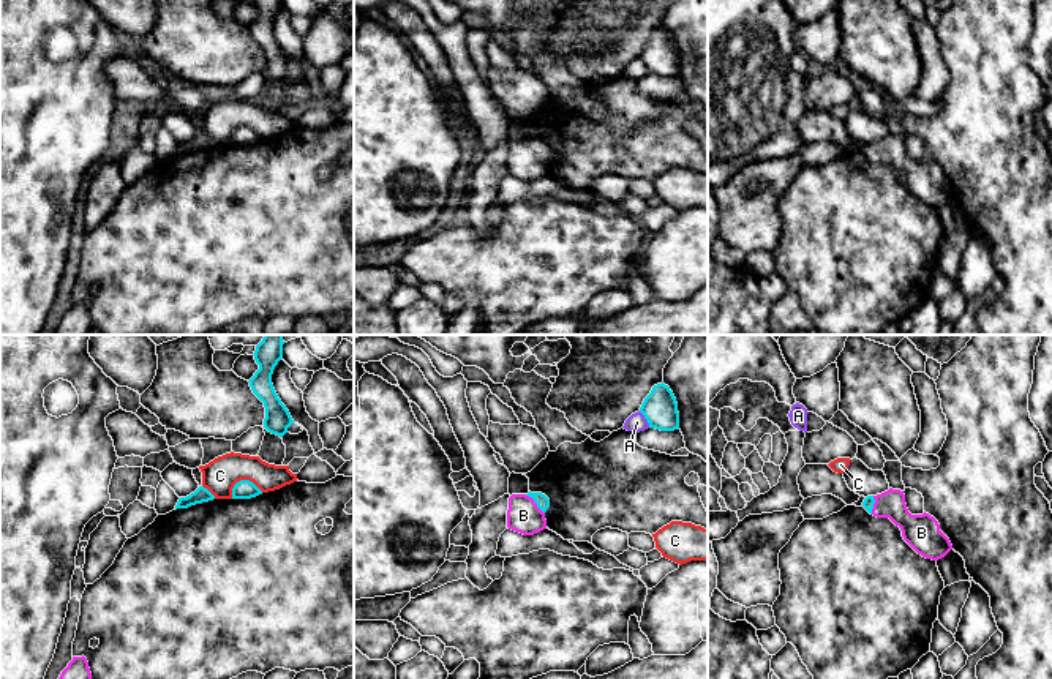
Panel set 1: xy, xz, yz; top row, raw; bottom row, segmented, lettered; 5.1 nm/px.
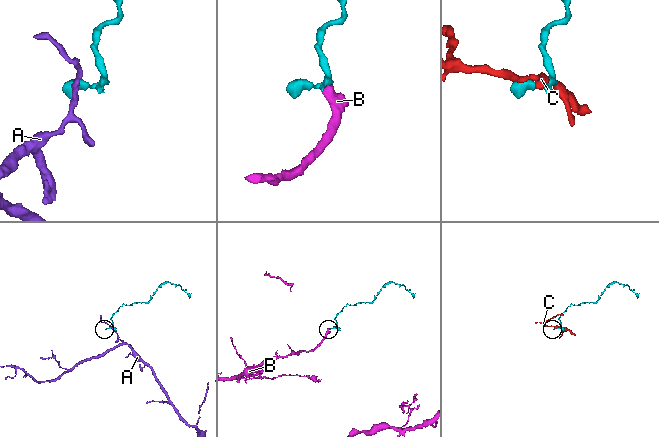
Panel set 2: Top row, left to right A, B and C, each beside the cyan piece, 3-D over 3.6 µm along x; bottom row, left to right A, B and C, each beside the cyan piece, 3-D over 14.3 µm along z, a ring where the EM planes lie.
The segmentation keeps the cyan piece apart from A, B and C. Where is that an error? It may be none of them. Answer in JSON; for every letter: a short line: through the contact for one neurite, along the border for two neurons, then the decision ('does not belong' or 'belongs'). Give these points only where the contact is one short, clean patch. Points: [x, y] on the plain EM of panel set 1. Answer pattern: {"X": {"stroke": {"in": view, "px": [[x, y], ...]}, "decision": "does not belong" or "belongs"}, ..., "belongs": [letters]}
{"A": {"stroke": {"in": "xz", "px": [[638, 57], [649, 73]]}, "decision": "does not belong"}, "B": {"stroke": {"in": "xz", "px": [[542, 147], [534, 147], [523, 161]]}, "decision": "belongs"}, "C": {"stroke": {"in": "xy", "px": [[262, 138], [248, 127], [239, 127], [232, 135], [231, 144]]}, "decision": "does not belong"}, "belongs": ["B"]}

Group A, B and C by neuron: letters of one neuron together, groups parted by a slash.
A / B / C

